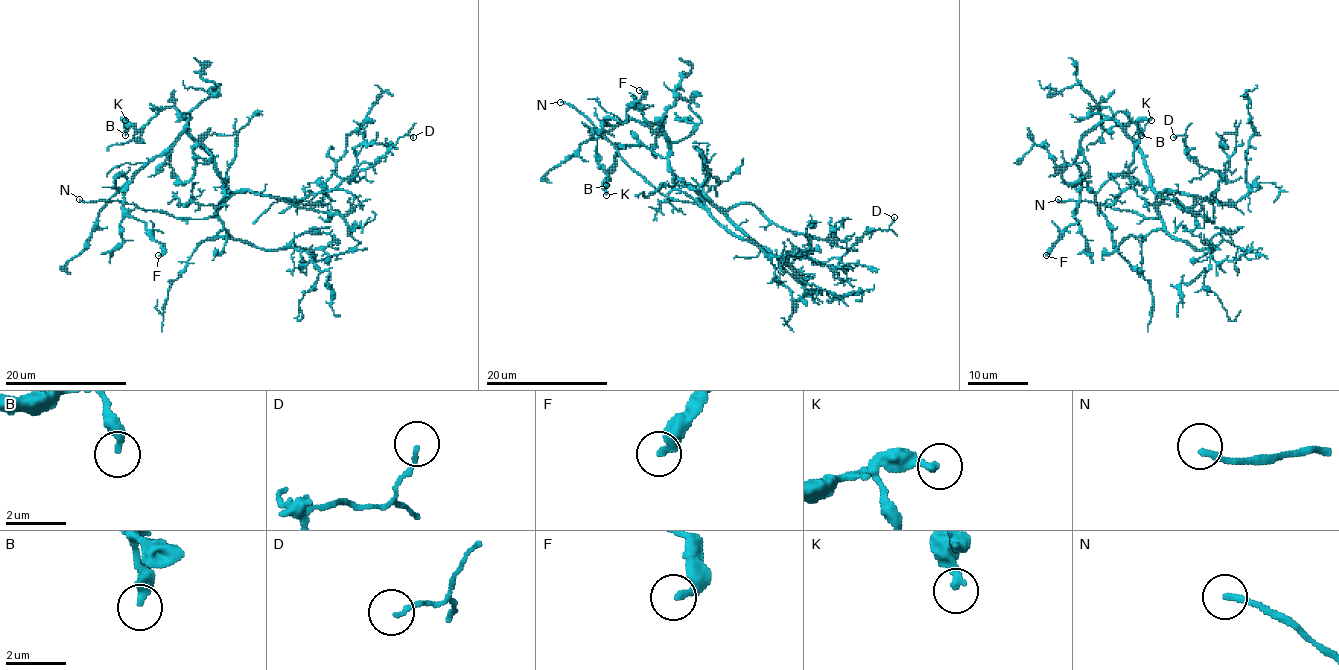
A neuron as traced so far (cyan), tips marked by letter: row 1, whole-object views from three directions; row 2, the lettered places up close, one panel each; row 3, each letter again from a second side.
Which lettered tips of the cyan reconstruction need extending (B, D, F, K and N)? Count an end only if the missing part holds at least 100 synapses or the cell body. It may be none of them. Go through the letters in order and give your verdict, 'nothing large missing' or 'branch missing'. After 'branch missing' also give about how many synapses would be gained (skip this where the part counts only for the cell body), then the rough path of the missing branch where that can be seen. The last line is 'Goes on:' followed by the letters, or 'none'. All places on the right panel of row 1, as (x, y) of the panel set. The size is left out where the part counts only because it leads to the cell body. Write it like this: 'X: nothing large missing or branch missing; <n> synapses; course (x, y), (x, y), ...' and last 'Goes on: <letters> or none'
B: nothing large missing
D: nothing large missing
F: nothing large missing
K: nothing large missing
N: branch missing; course (1058, 199), (1084, 190), (1090, 185), (1090, 178), (1094, 173), (1106, 173), (1119, 179), (1122, 185)
Goes on: N

